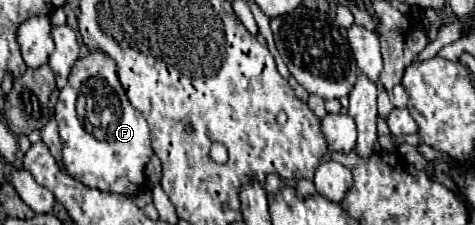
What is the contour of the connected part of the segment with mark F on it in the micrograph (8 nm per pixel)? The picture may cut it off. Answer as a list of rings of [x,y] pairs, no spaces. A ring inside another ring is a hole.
[[[92,52],[74,64],[68,76],[68,84],[60,90],[56,102],[56,122],[62,138],[62,164],[72,178],[80,180],[90,188],[126,194],[126,196],[132,196],[140,188],[144,188],[146,182],[144,168],[154,154],[150,146],[150,130],[146,118],[130,104],[118,80],[114,60],[110,60],[104,52]]]

